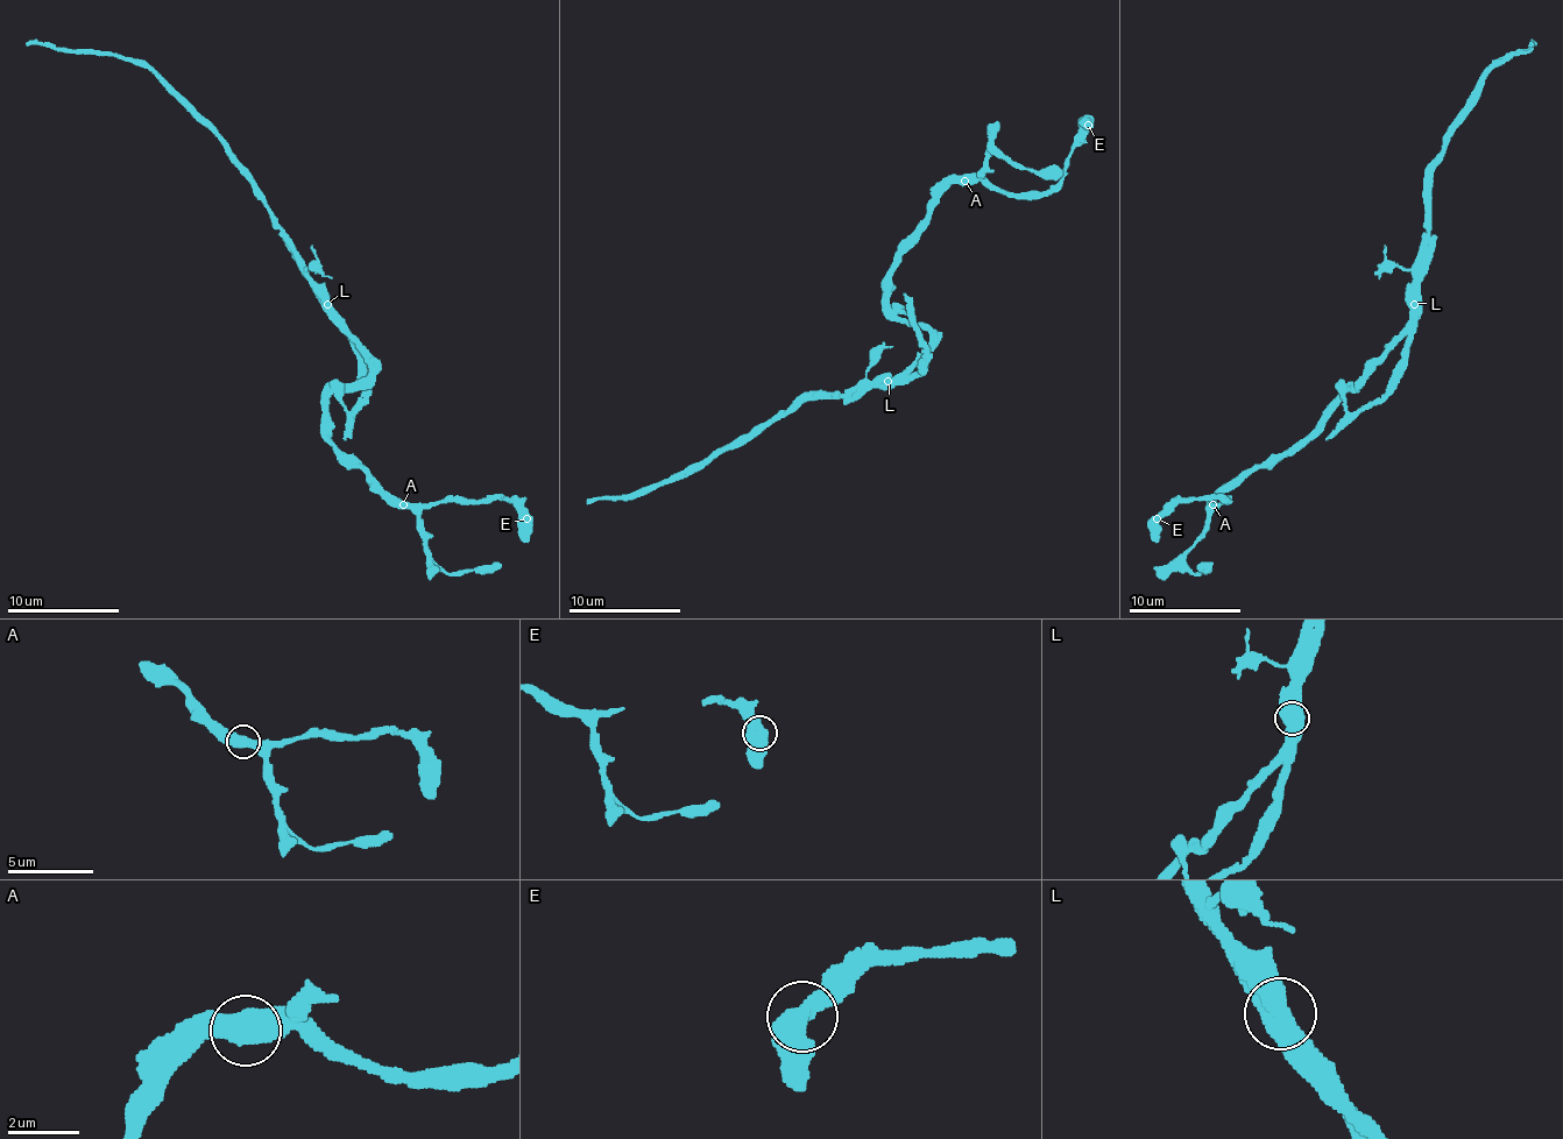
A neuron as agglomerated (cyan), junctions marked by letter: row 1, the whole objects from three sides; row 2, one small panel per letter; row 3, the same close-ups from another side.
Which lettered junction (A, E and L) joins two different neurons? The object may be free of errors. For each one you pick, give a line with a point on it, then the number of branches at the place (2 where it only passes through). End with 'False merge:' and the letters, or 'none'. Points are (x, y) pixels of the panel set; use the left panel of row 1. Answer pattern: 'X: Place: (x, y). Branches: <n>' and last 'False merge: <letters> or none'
L: Place: (327, 304). Branches: 2
False merge: L

